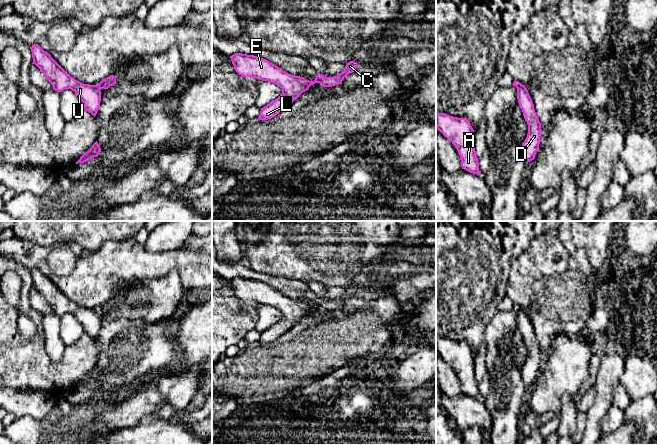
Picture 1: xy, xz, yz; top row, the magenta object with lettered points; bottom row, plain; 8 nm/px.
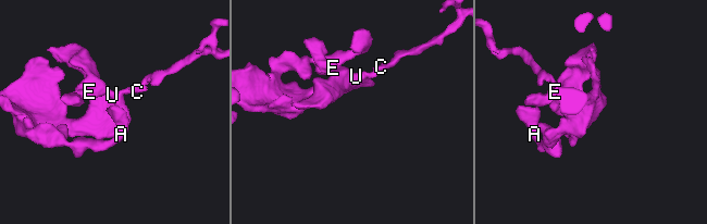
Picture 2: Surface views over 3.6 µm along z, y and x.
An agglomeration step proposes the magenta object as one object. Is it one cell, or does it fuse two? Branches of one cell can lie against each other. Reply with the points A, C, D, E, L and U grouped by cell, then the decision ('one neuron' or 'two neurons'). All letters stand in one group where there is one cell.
A D E L U / C | two neurons

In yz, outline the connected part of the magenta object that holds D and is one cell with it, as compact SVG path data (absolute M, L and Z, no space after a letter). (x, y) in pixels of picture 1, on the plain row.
M525 309L517 312L517 323L528 349L528 358L522 367L522 378L526 387L535 383L541 361L541 347L536 339L534 328Z

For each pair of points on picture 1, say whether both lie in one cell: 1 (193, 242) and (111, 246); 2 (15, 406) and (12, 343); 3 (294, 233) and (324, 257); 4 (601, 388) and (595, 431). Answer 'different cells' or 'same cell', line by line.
1: different cells
2: different cells
3: same cell
4: same cell

